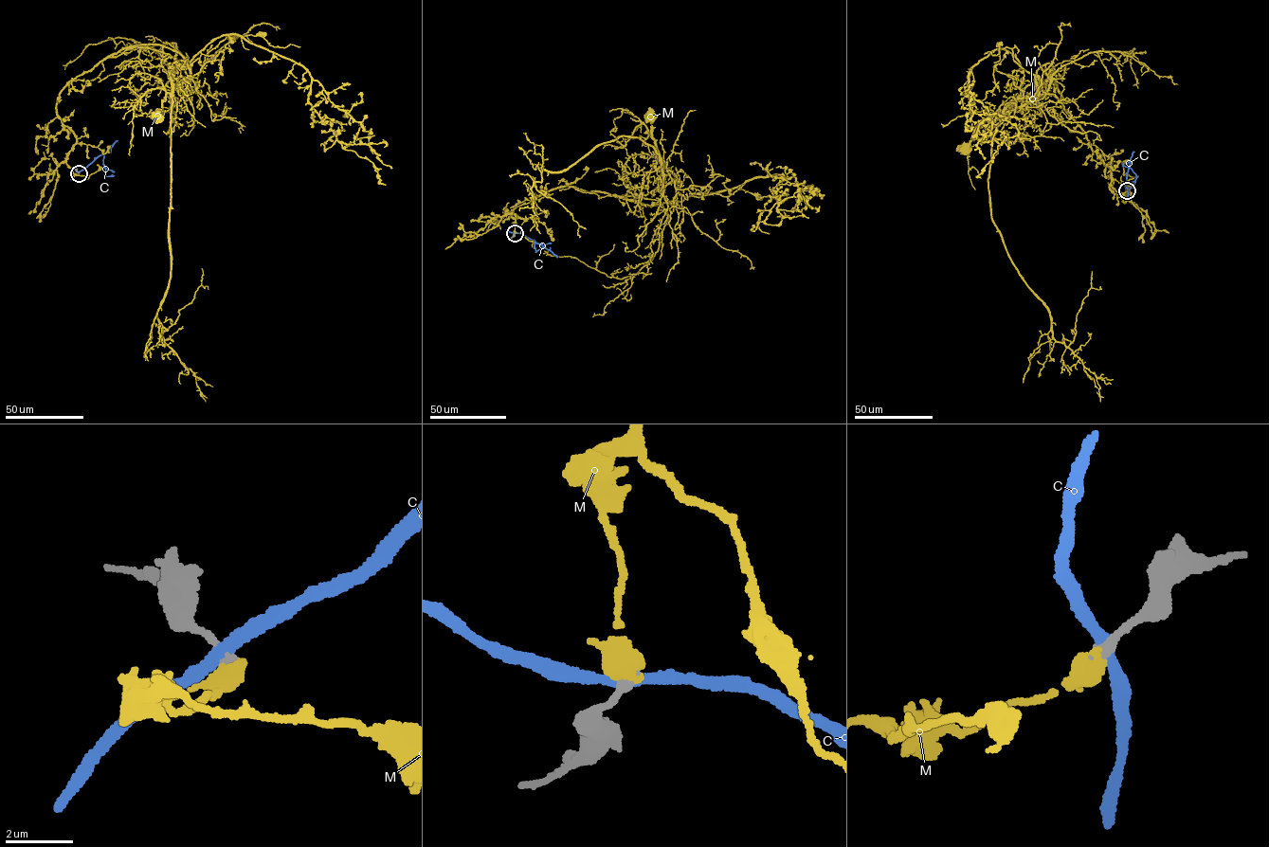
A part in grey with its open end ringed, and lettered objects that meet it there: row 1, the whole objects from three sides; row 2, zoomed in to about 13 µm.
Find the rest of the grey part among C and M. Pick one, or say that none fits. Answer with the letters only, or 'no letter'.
M

